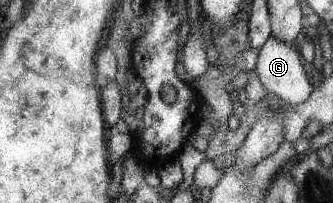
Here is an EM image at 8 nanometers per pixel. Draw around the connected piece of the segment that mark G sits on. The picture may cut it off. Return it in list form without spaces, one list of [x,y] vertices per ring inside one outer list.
[[[270,35],[261,46],[253,72],[267,93],[276,95],[281,100],[289,101],[291,105],[297,105],[309,97],[313,88],[311,84],[308,84],[303,65],[299,58],[297,43],[287,44]]]

